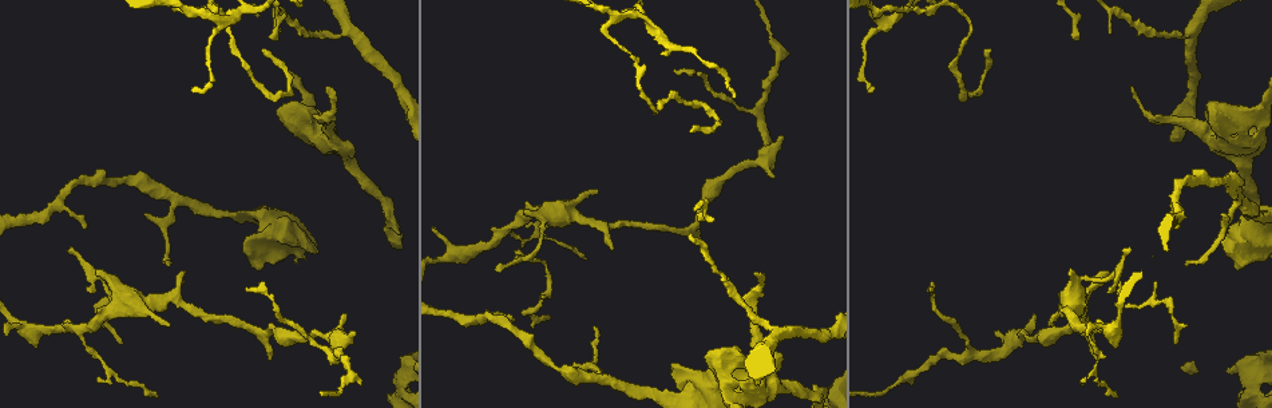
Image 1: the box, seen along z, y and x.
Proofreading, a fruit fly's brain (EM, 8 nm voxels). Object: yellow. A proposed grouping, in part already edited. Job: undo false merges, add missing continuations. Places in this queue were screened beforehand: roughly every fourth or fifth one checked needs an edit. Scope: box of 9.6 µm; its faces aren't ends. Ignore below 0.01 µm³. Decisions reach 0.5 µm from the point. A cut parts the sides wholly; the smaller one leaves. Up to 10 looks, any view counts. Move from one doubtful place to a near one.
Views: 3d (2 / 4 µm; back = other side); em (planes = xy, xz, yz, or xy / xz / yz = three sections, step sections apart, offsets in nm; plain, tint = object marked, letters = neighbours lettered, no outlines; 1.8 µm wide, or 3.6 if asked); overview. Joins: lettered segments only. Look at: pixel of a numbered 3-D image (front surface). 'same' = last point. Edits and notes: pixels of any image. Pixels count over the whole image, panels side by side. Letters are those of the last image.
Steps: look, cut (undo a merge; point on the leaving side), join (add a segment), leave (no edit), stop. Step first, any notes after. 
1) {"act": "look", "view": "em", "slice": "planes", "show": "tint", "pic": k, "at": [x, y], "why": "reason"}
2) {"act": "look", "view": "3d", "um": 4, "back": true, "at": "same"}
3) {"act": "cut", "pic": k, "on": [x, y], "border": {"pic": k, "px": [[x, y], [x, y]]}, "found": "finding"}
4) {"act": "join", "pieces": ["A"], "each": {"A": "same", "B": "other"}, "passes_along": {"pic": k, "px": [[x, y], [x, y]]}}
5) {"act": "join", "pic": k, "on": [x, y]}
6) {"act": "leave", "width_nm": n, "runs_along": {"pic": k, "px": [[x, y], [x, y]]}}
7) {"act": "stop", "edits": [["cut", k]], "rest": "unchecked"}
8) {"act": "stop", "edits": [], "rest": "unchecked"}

{"act": "look", "view": "3d", "um": 2, "pic": 1, "at": [257, 329], "why": "a fork"}

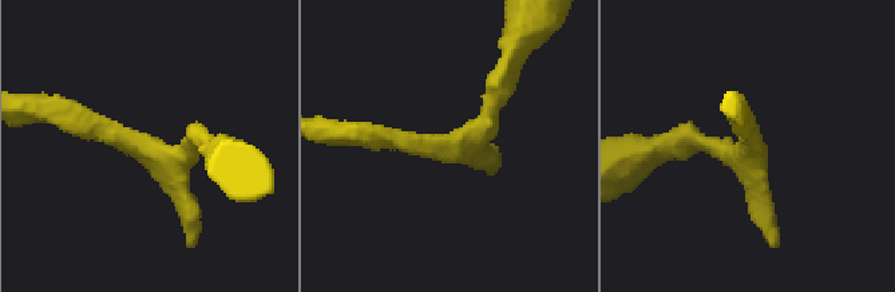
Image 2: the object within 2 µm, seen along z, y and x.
{"act": "look", "view": "em", "slice": "planes", "show": "letters", "pic": 2, "at": [158, 152]}

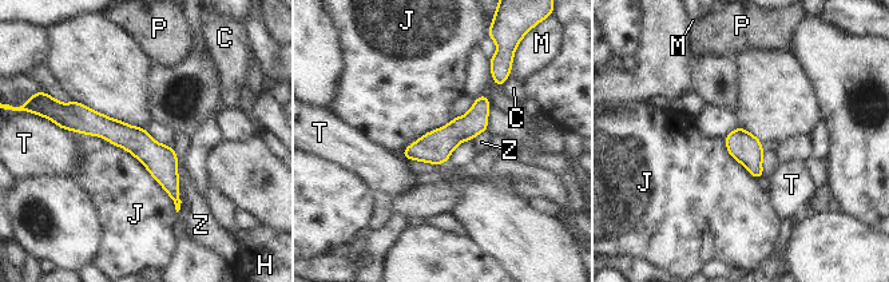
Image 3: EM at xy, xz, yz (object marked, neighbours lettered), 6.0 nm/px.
{"act": "leave", "each": {"C": "other", "H": "other", "J": "other", "M": "other", "P": "other", "T": "other", "Z": "other"}, "border": {"pic": 3, "px": [[72, 130], [131, 153], [177, 211]]}, "found": "continuous, no second neuron"}

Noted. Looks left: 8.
{"act": "look", "view": "3d", "um": 2, "back": true, "pic": 1, "at": [1019, 336], "why": "a fork"}

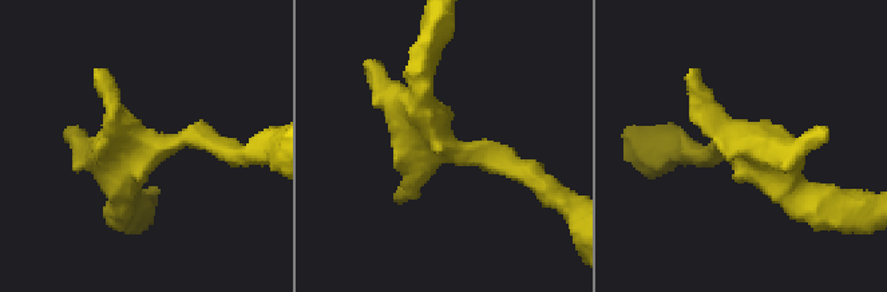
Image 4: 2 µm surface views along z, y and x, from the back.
{"act": "look", "view": "em", "slice": "planes", "show": "tint", "pic": 4, "at": [148, 148]}

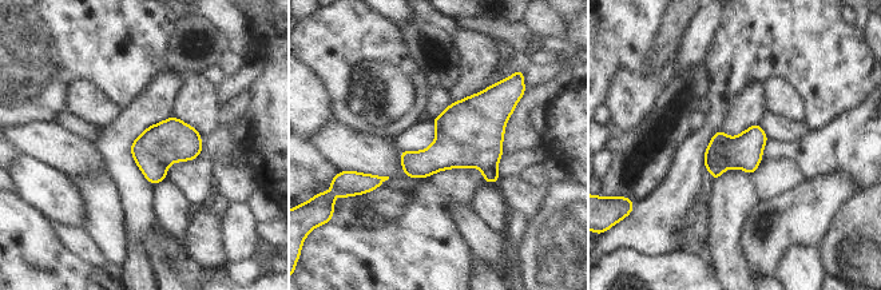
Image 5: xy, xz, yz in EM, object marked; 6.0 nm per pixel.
{"act": "look", "view": "em", "slice": "planes", "show": "letters", "at": "same", "why": "see the neighbours"}

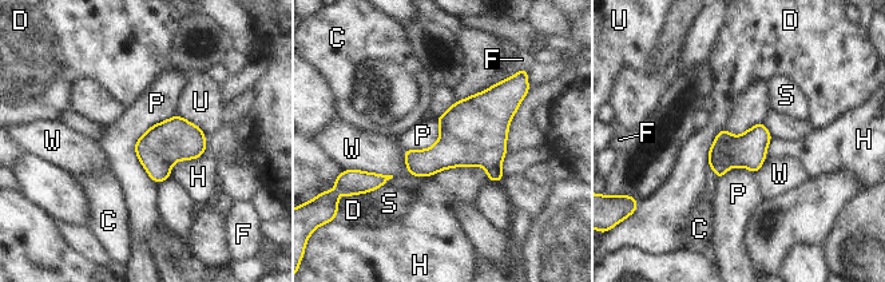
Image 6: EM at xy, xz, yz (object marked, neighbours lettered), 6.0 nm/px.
{"act": "leave", "each": {"C": "other", "D": "other", "F": "other", "H": "other", "P": "other", "S": "other", "U": "other", "W": "other"}, "border": {"pic": 6, "px": [[175, 114], [135, 142], [155, 183]]}, "found": "all the same neuron"}

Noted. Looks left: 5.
{"act": "look", "view": "em", "slice": "planes", "show": "letters", "pic": 1, "at": [1070, 269]}

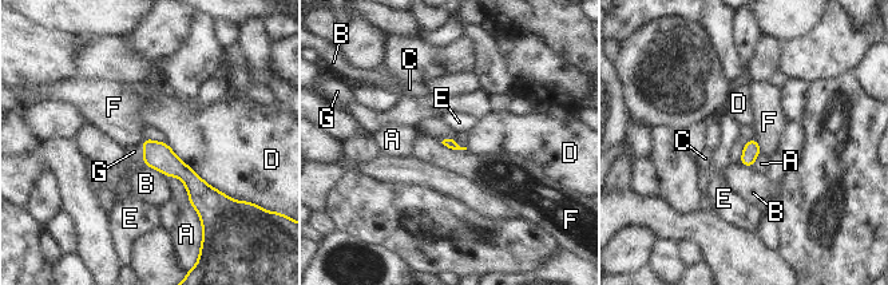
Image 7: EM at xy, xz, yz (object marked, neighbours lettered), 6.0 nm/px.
{"act": "join", "pieces": ["G"], "longest_contact_nm": ["D", 480], "each": {"A": "other", "B": "other", "C": "other", "D": "other", "E": "other", "F": "other", "G": "same"}, "passes_along": {"pic": 7, "px": [[158, 155], [143, 150], [134, 151]]}, "found": "it goes on there"}

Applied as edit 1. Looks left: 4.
{"act": "look", "view": "em", "slice": "planes", "show": "tint", "pic": 1, "at": [876, 13]}

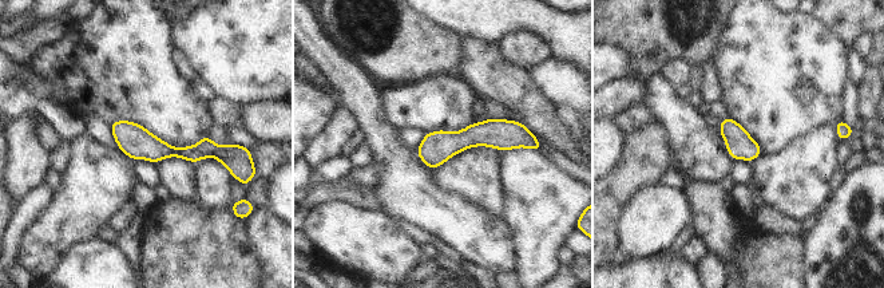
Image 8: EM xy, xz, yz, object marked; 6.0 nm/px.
{"act": "look", "view": "em", "slice": "planes", "show": "letters", "at": "same", "why": "see the neighbours"}

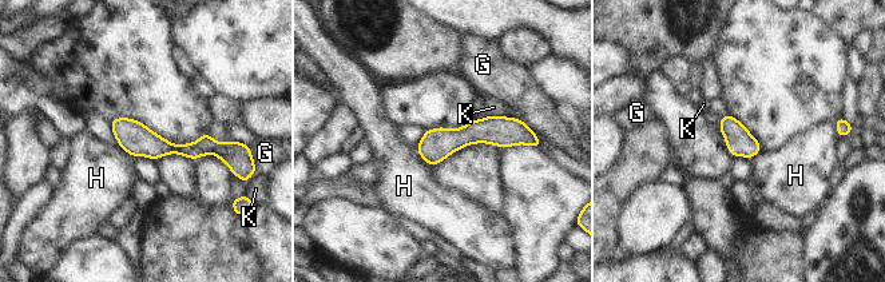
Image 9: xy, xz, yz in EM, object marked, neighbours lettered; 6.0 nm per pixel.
{"act": "leave", "each": {"G": "other", "H": "other", "K": "other"}, "border": {"pic": 9, "px": [[416, 145], [417, 153], [431, 166]]}, "found": "one neuron here"}

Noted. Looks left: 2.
{"act": "stop", "edits": [["join", 7]], "rest": "unchecked"}

